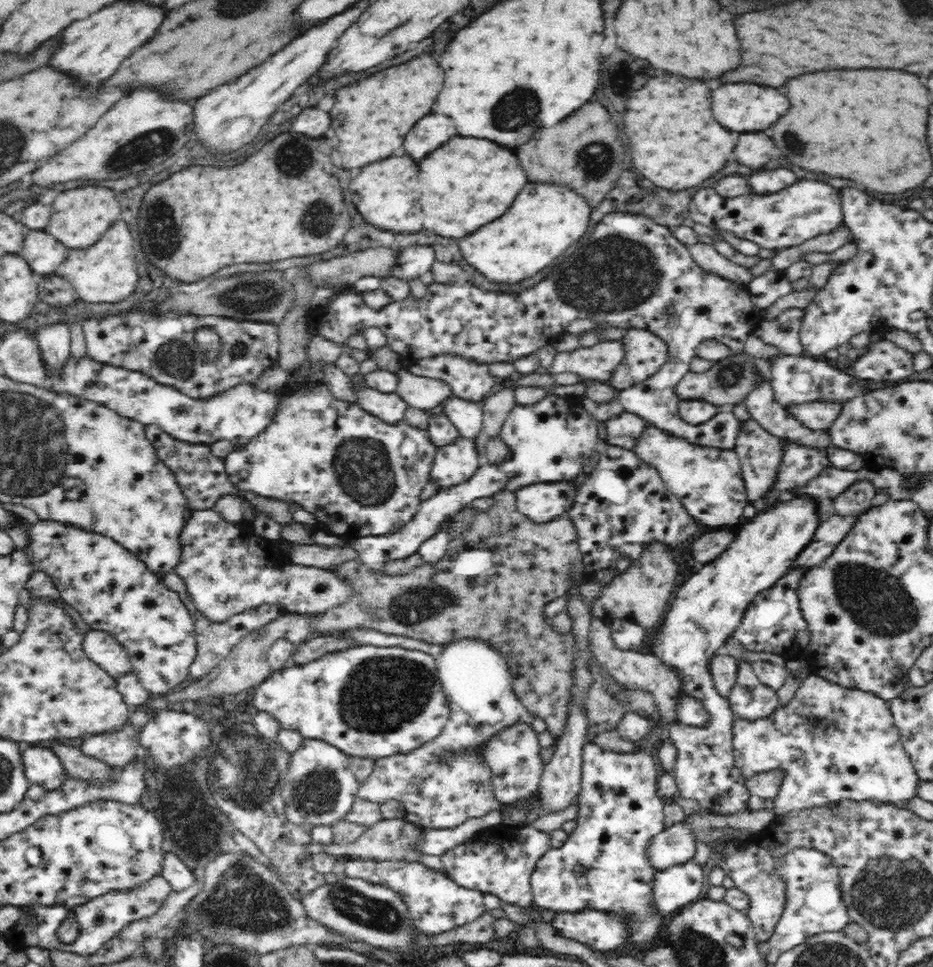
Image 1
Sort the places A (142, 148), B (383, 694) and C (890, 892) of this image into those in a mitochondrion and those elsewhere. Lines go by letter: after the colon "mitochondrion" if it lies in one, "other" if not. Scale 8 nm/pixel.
A: mitochondrion
B: mitochondrion
C: mitochondrion

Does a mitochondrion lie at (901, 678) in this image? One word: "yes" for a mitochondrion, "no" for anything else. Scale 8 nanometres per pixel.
no

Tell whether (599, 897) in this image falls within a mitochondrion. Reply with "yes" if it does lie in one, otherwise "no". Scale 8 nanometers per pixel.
no

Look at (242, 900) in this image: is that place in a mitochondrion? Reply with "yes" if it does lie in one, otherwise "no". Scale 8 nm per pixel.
yes

